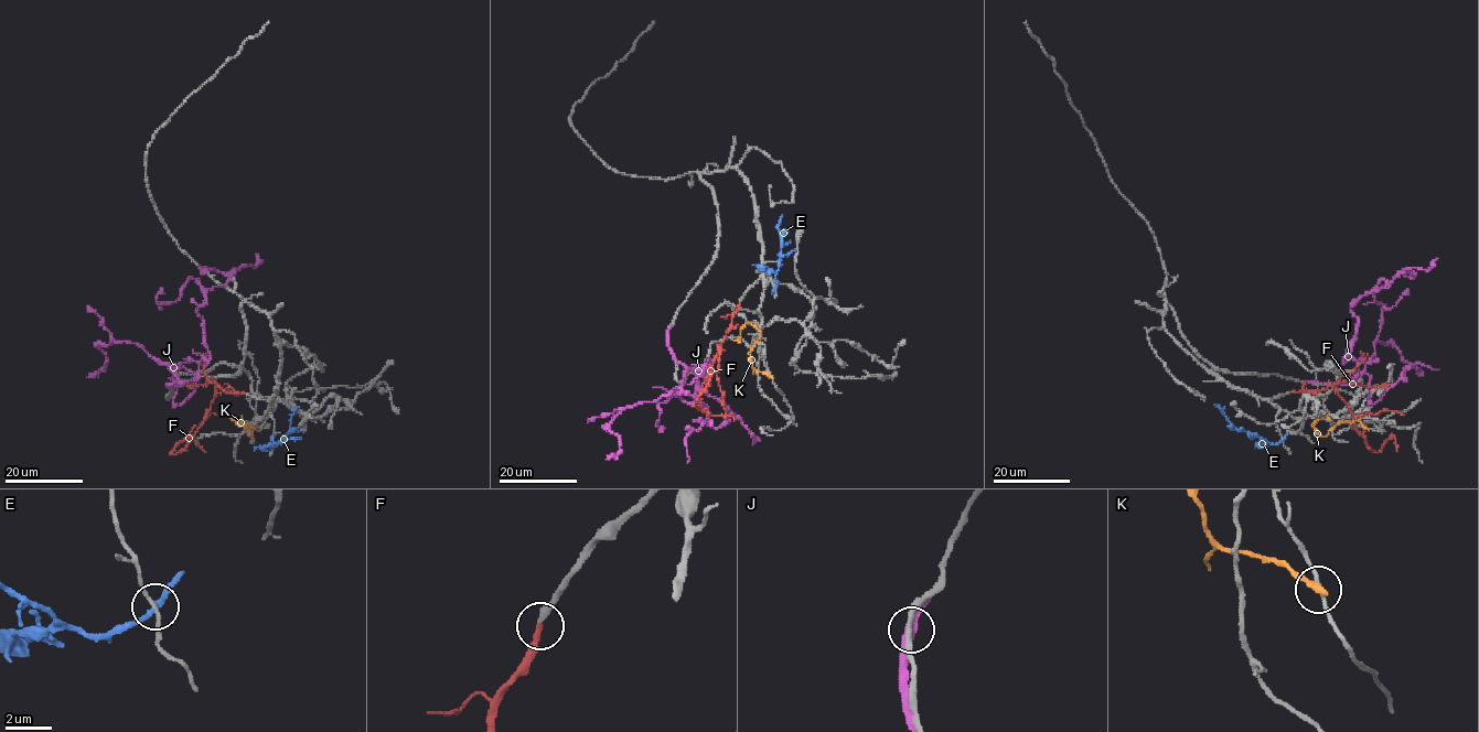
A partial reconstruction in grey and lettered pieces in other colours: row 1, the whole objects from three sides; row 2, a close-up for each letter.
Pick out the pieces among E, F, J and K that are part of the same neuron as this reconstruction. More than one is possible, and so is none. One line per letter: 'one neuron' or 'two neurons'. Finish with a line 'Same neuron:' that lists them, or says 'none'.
E: two neurons
F: one neuron
J: two neurons
K: two neurons
Same neuron: F

